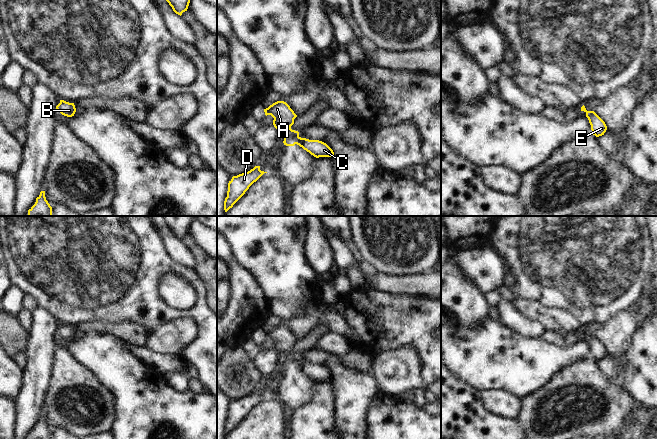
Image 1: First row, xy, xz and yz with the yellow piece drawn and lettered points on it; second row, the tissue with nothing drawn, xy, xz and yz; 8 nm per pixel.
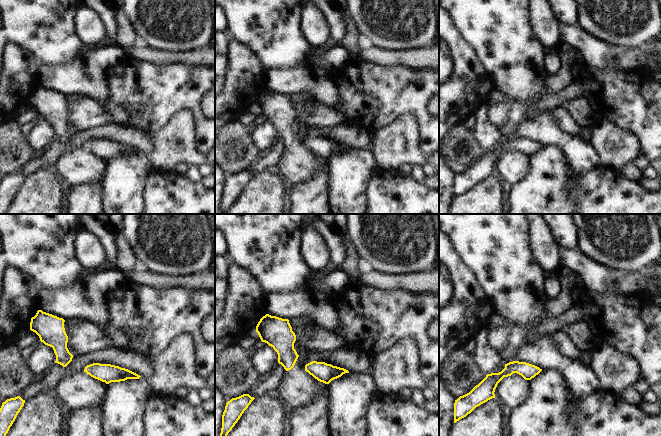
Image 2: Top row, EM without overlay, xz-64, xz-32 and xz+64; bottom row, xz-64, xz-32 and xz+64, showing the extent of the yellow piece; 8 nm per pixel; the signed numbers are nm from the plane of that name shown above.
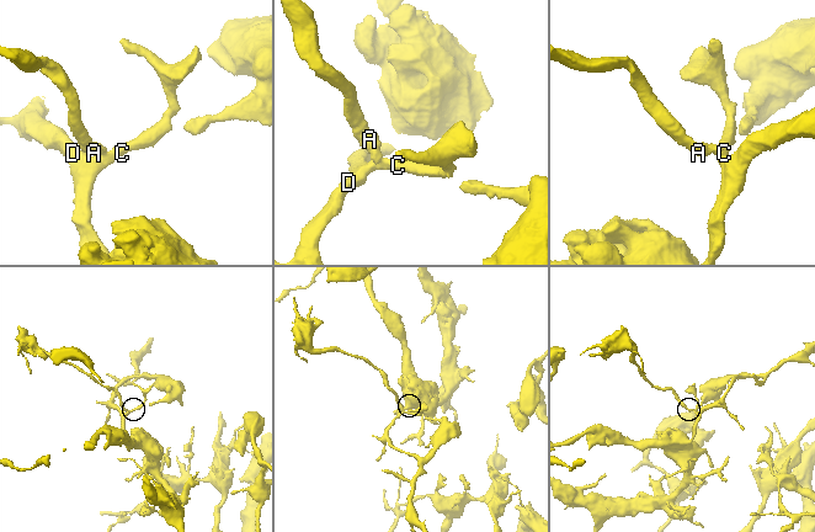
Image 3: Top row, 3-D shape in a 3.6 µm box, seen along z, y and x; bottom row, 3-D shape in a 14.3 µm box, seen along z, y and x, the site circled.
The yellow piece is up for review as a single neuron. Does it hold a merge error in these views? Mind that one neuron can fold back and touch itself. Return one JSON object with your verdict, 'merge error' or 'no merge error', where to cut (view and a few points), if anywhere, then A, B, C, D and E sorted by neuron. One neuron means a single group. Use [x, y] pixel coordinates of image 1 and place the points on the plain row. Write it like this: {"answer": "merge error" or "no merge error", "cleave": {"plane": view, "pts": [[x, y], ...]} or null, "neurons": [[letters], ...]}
{"answer": "merge error", "cleave": {"plane": "xz", "pts": [[299, 361], [296, 367]]}, "neurons": [["A", "B"], ["C", "D", "E"]]}

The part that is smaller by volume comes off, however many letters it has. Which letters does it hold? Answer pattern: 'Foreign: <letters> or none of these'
Foreign: A, B.

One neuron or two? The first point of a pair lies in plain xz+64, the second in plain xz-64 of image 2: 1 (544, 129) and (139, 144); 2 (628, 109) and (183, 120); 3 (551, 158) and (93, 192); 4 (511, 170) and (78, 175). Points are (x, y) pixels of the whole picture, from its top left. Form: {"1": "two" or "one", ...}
{"1": "two", "2": "two", "3": "one", "4": "one"}

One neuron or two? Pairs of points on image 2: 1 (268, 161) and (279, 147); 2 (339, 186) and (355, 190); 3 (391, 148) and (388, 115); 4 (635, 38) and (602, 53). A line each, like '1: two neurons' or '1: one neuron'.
1: one neuron
2: one neuron
3: two neurons
4: two neurons

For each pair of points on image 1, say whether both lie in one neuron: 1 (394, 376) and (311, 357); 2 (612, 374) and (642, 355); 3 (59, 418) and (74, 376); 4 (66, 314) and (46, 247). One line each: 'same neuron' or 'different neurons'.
1: different neurons
2: same neuron
3: same neuron
4: same neuron

